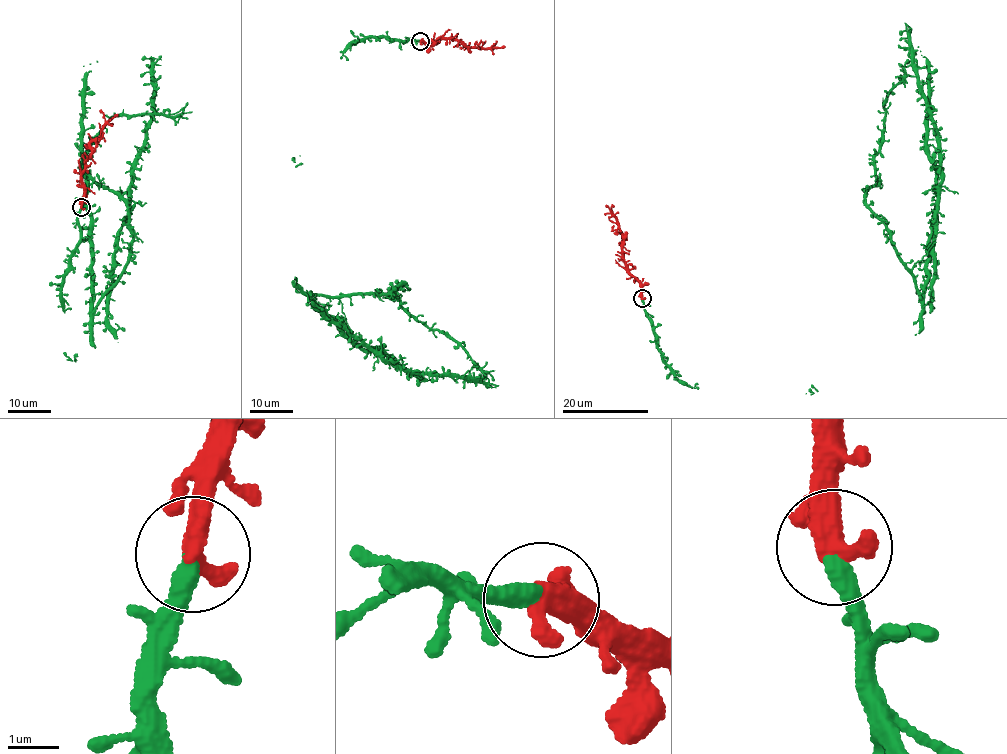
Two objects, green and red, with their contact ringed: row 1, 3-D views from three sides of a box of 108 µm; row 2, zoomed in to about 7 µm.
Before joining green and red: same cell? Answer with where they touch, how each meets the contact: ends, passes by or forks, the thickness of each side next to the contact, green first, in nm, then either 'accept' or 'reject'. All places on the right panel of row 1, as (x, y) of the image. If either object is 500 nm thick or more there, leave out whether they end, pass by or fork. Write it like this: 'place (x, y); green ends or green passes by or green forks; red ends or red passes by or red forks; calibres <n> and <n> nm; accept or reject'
place (642, 298); calibres 360 and 500 nm; accept

